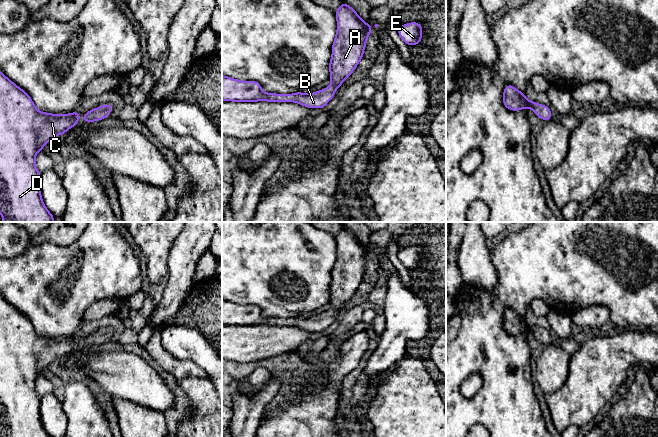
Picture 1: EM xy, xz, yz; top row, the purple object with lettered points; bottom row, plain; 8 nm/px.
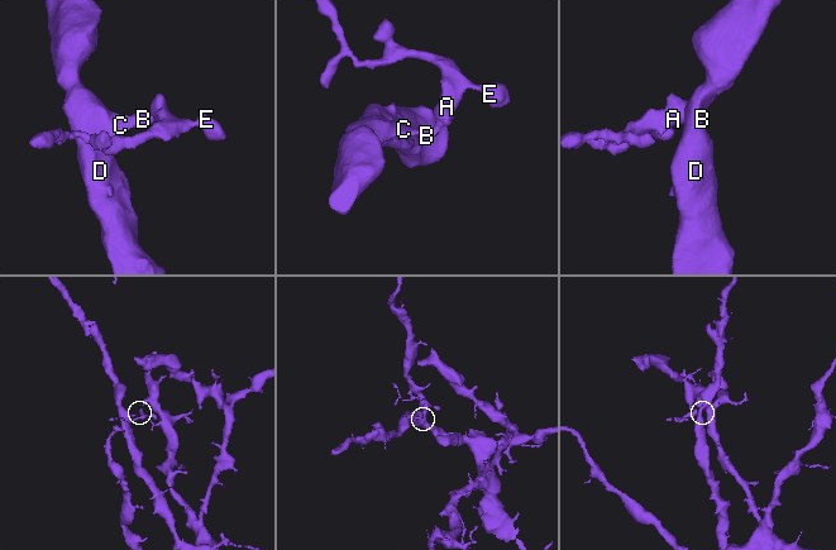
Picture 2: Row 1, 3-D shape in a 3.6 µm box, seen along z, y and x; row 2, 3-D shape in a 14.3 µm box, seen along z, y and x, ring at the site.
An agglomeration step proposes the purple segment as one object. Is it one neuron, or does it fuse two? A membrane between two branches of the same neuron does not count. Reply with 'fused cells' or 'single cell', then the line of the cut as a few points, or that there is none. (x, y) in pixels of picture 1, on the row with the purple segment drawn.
single cell | no cut

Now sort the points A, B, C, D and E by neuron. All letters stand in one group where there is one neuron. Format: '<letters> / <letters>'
A B C D E

